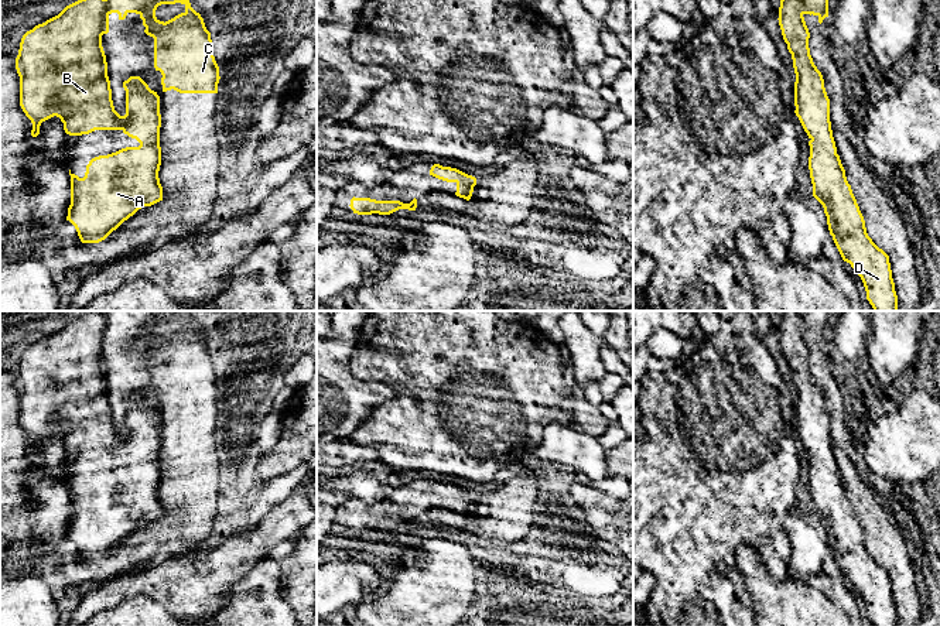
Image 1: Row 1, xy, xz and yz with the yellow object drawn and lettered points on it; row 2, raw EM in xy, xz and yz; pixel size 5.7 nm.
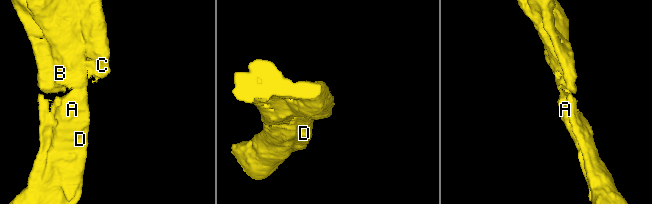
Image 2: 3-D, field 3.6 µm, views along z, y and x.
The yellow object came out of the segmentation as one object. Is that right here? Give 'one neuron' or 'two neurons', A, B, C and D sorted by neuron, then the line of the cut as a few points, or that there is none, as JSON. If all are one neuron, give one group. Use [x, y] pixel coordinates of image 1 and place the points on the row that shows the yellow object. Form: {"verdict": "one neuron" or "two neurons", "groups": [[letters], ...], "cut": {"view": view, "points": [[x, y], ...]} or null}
{"verdict": "one neuron", "groups": [["A", "B", "C", "D"]], "cut": null}

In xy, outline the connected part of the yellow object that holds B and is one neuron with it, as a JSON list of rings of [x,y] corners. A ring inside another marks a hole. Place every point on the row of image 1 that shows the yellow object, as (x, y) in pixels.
[[[78,0],[23,35],[16,69],[20,76],[20,106],[33,123],[33,137],[40,134],[42,122],[57,116],[69,136],[89,134],[95,130],[122,130],[140,143],[139,147],[126,147],[92,158],[83,178],[69,170],[71,205],[66,220],[75,226],[82,243],[105,240],[139,209],[163,201],[158,178],[160,96],[140,76],[130,76],[123,82],[126,114],[120,116],[114,110],[102,47],[102,35],[109,33],[112,13],[117,13],[119,20],[124,20],[129,13],[136,13],[143,20],[144,33],[154,38],[154,68],[163,75],[163,92],[174,89],[180,93],[218,93],[221,79],[211,33],[189,0]],[[175,3],[184,4],[185,11],[165,23],[155,17],[158,6]]]

